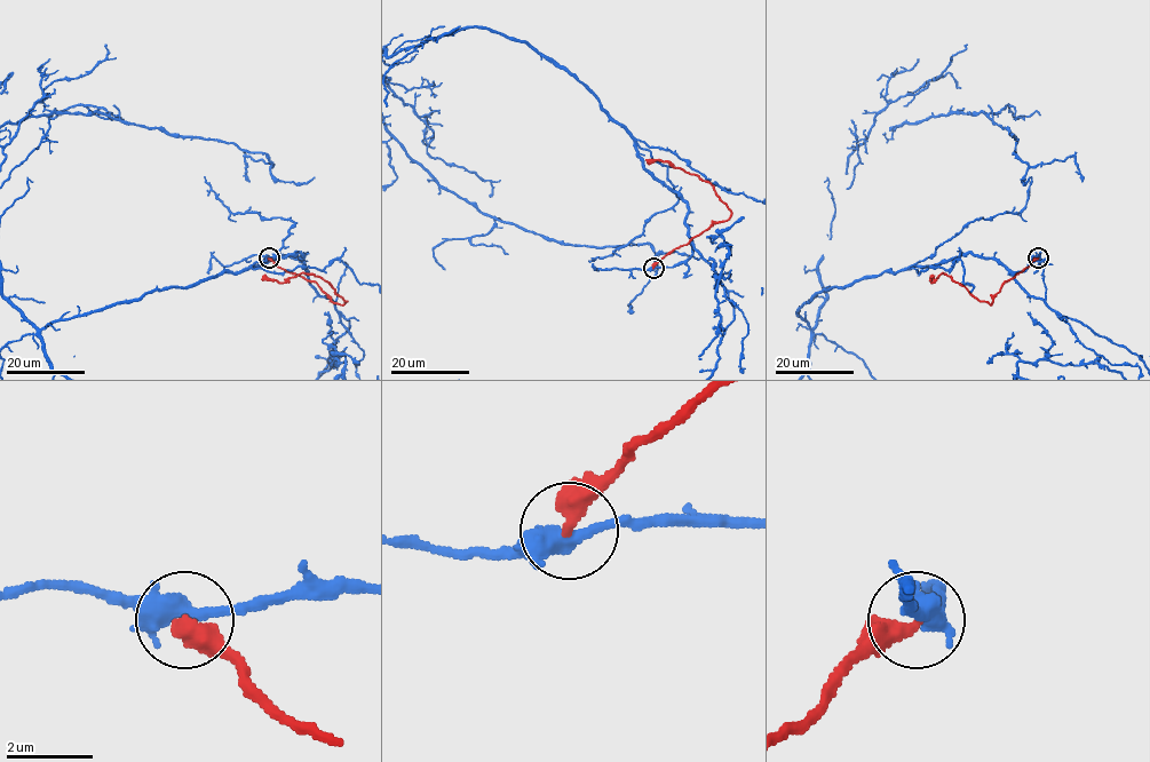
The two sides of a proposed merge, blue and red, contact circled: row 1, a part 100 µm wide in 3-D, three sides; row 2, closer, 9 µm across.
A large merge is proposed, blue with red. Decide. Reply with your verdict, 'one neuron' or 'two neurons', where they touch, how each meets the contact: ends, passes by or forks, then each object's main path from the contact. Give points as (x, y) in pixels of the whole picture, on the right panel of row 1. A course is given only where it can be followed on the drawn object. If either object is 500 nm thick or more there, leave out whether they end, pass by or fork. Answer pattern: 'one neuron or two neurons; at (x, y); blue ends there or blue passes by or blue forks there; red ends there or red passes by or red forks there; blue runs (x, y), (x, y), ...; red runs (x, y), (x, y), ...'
two neurons; at (1038, 258); blue forks there; red ends there; blue runs (1038, 258), (1009, 271), (966, 253), (823, 290), (798, 311), (811, 331); red runs (1038, 258), (1005, 283), (991, 304), (980, 301), (945, 274), (933, 283), (933, 277)

